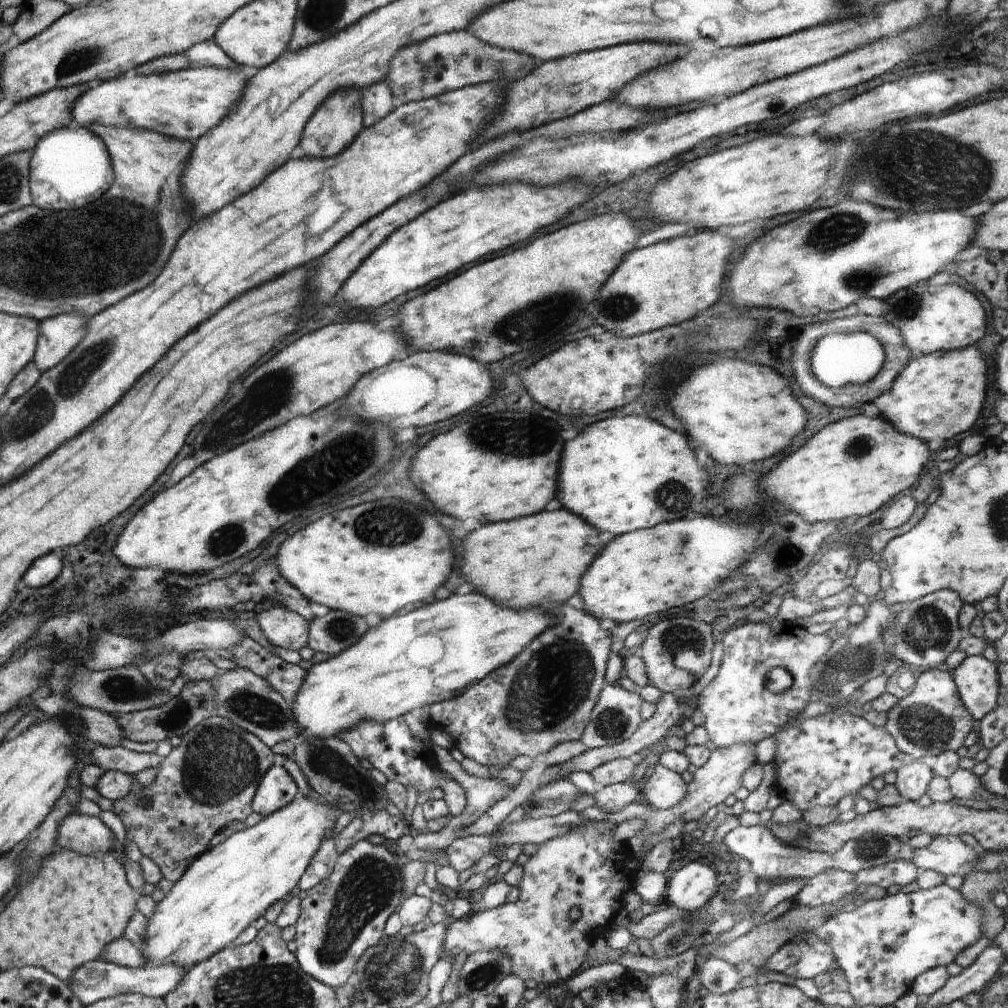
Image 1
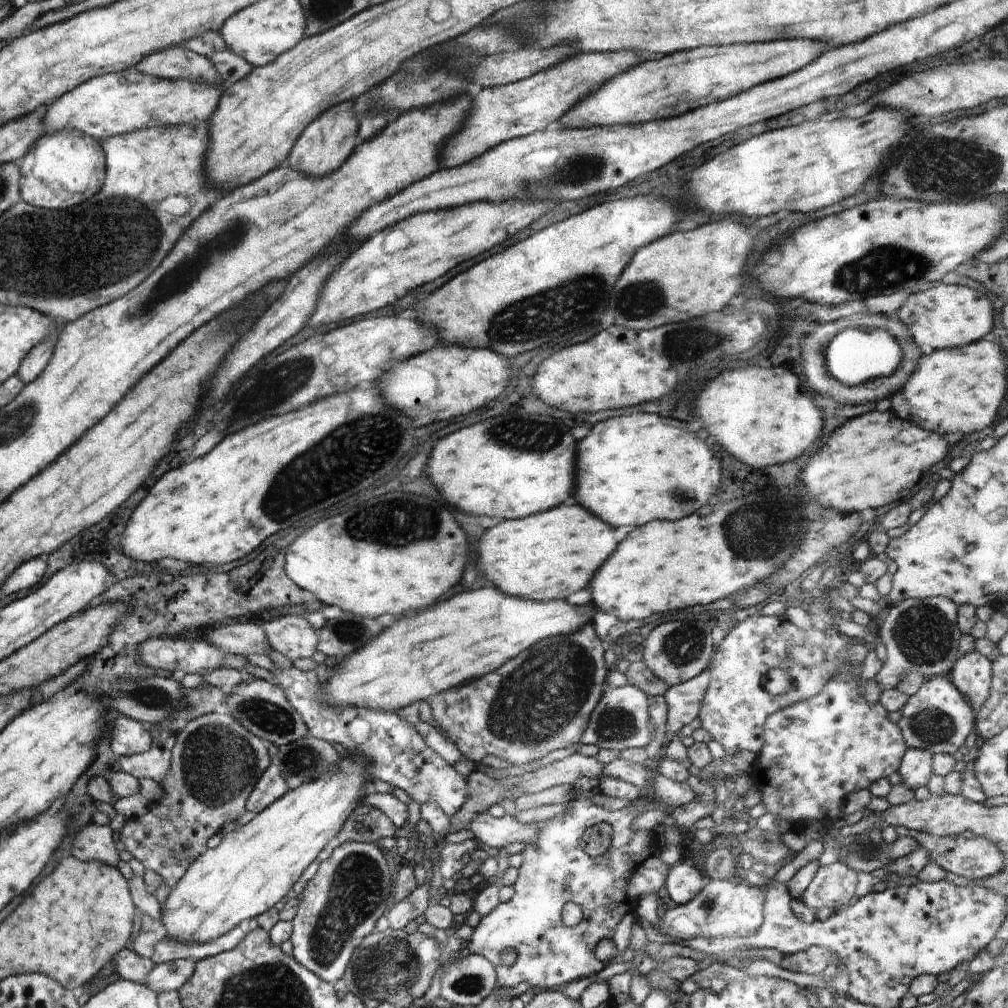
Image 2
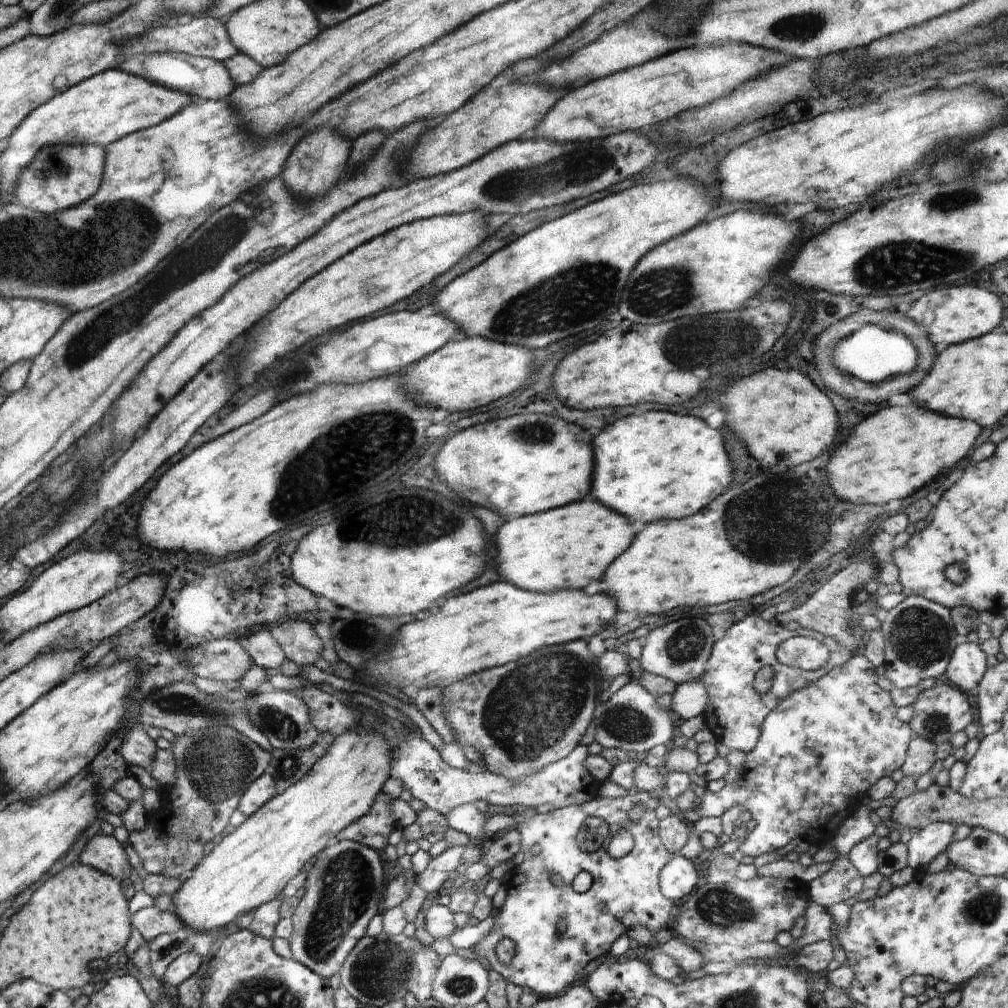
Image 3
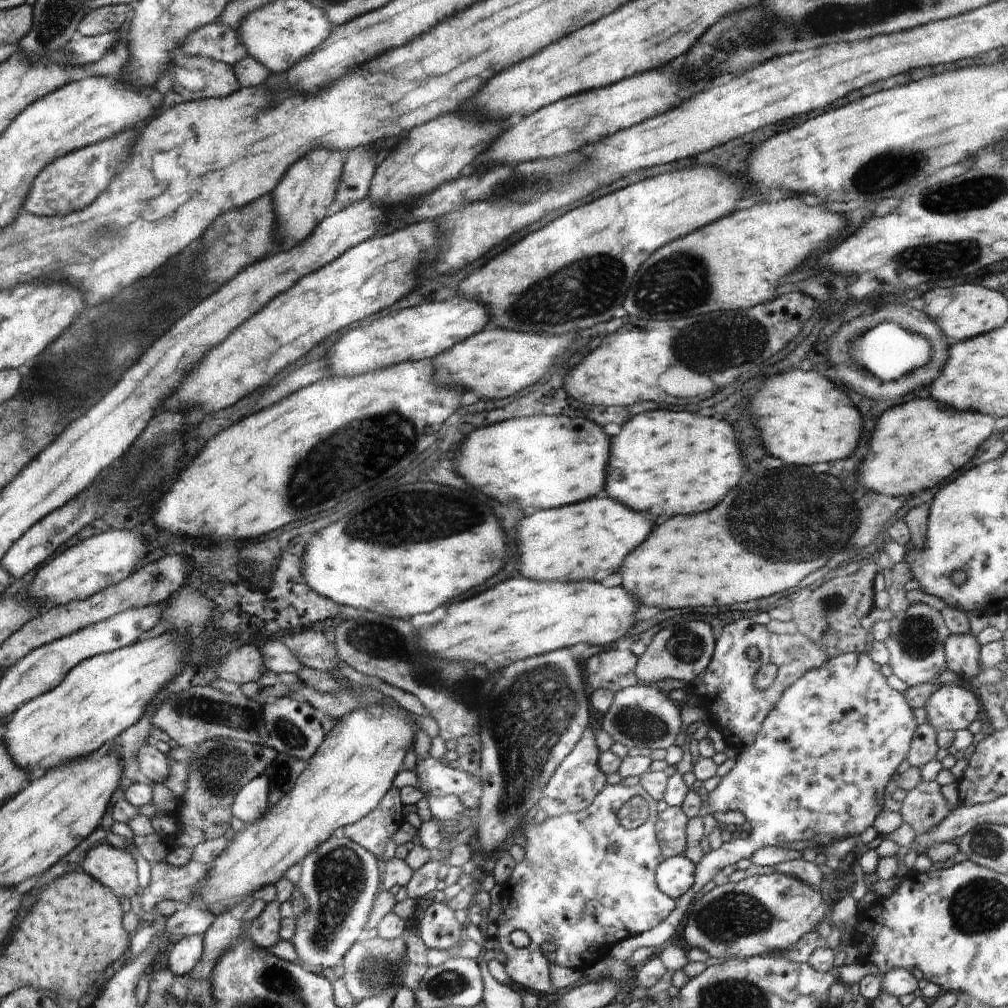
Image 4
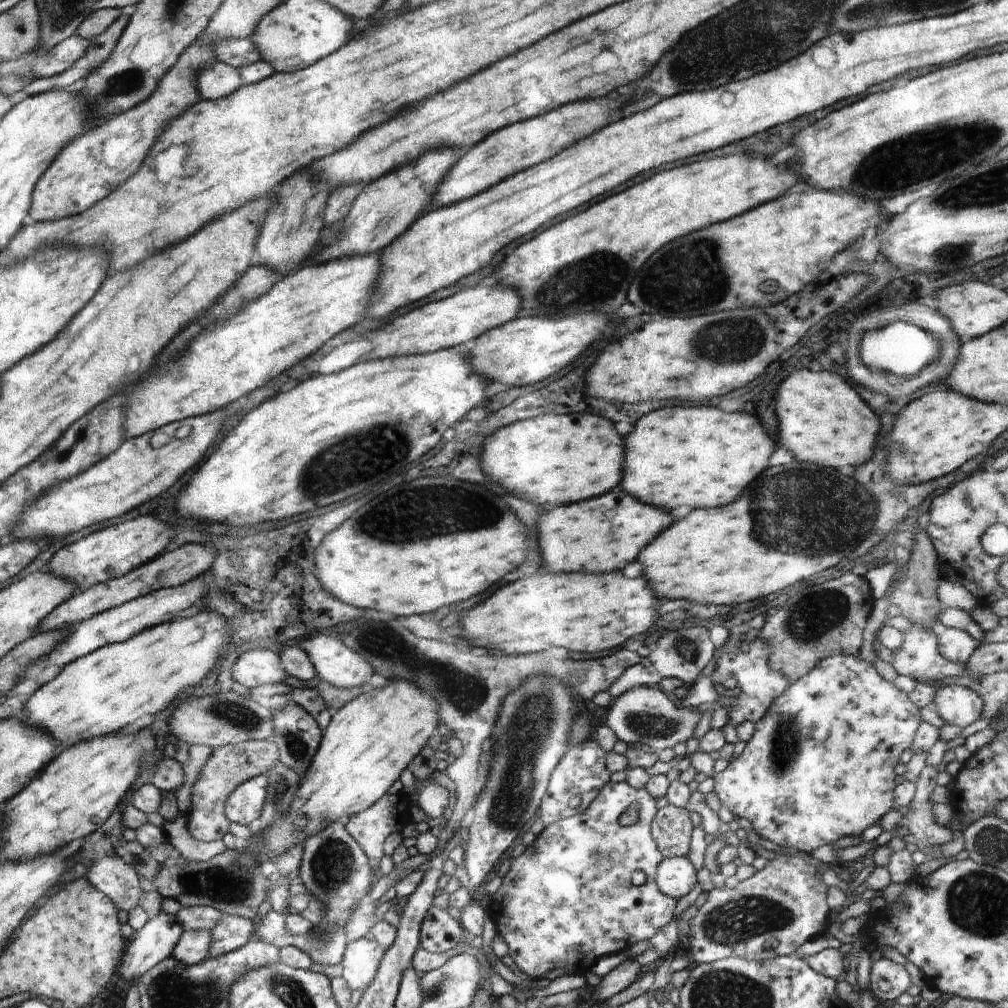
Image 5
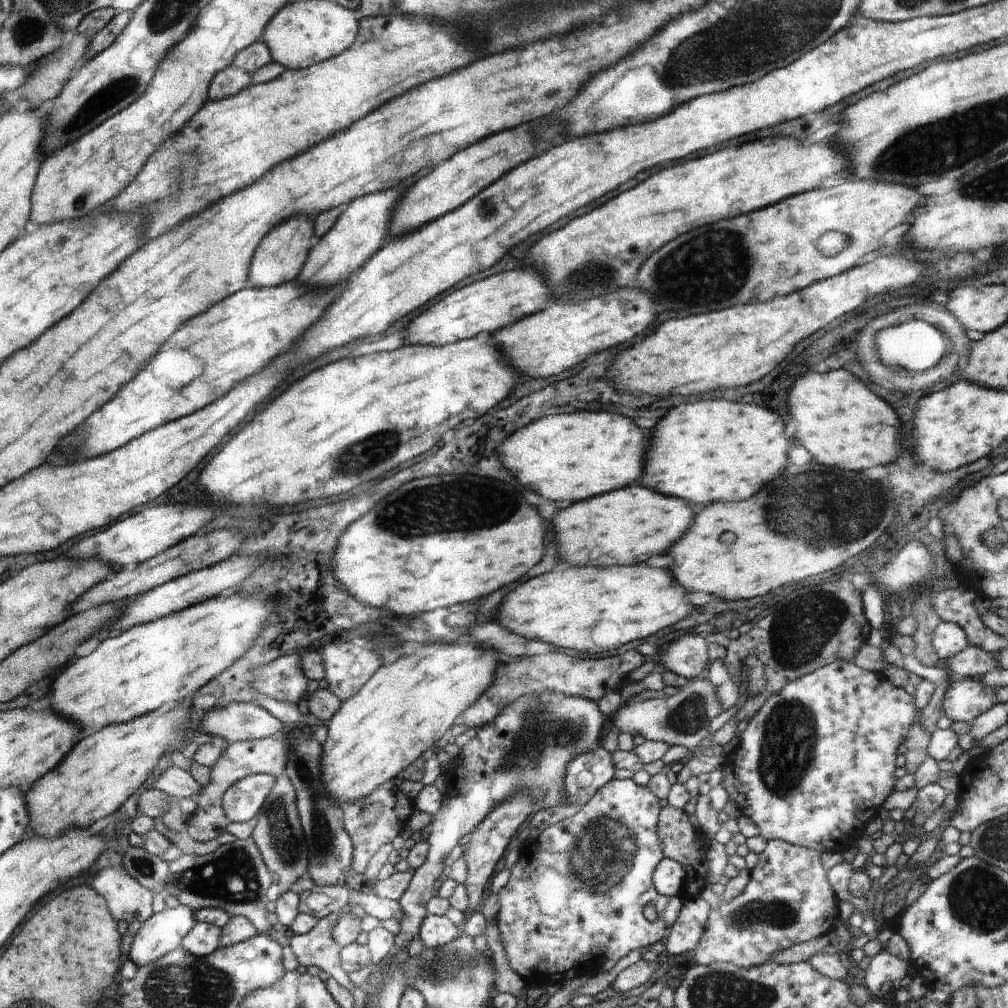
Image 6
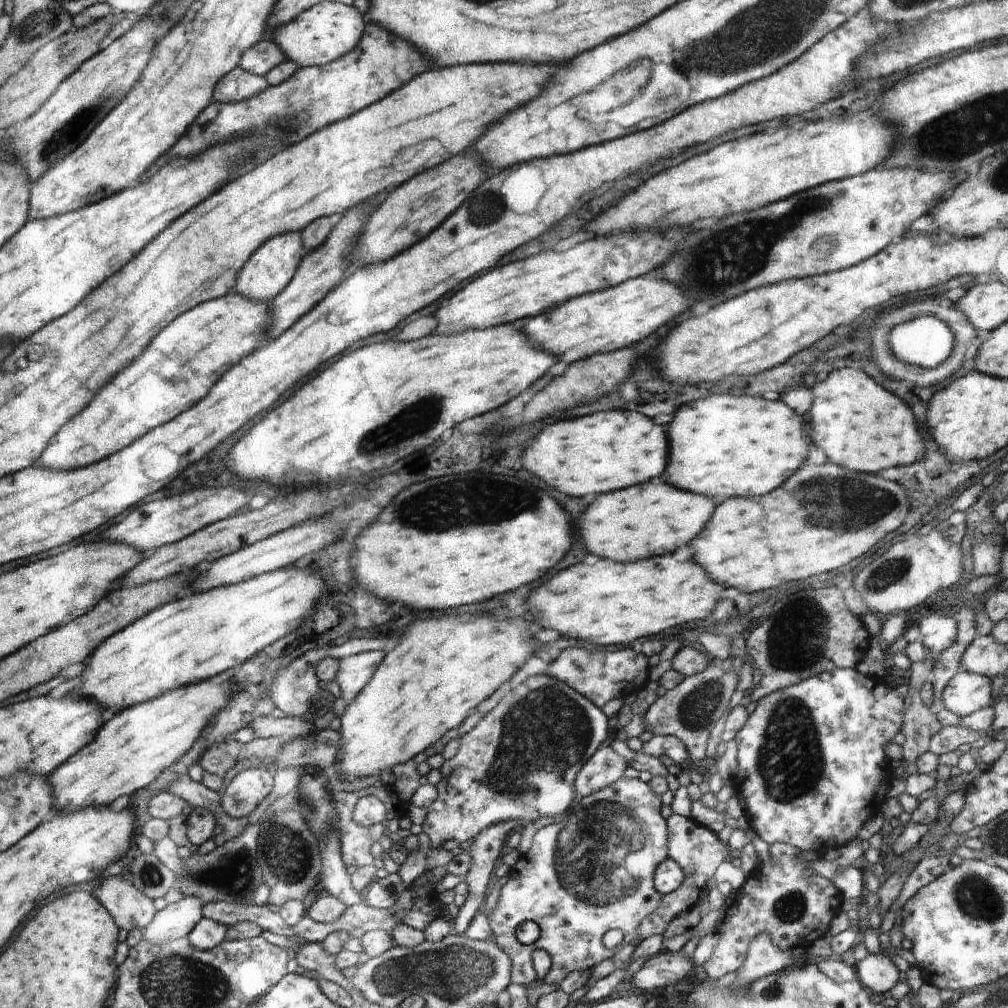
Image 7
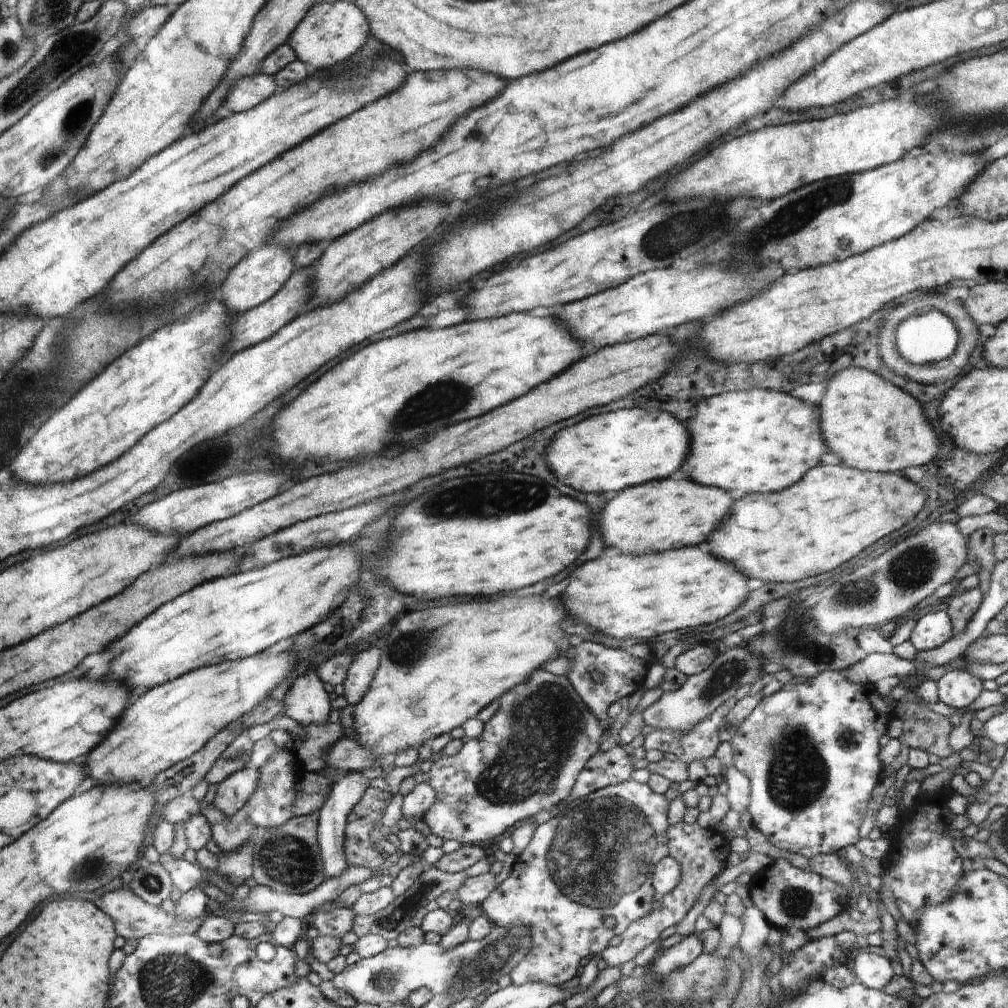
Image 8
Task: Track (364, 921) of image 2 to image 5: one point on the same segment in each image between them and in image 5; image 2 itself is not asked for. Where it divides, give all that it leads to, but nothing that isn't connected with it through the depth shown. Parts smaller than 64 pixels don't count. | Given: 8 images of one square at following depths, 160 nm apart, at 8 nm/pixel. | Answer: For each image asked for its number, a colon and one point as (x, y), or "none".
3: (344, 889)
4: (339, 880)
5: (334, 868)

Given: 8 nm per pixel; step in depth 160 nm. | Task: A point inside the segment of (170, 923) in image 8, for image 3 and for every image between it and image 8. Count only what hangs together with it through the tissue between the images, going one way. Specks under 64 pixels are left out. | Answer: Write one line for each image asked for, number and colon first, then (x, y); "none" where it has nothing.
3: (103, 852)
4: (115, 868)
5: (110, 874)
6: (130, 901)
7: (131, 909)

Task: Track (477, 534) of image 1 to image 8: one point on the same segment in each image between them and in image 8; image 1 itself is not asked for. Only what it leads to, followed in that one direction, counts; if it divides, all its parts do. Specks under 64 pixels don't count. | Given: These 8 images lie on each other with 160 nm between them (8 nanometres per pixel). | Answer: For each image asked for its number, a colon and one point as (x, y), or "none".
2: (547, 556)
3: (565, 548)
4: (587, 541)
5: (602, 534)
6: (632, 524)
7: (651, 519)
8: (690, 508)

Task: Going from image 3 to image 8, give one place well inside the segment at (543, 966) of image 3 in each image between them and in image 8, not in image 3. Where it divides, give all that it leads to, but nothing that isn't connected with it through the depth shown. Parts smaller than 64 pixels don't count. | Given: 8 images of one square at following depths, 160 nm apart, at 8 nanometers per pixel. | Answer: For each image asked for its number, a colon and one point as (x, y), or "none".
4: (586, 883)
5: (568, 900)
6: (574, 903)
7: (592, 871)
8: (598, 851)

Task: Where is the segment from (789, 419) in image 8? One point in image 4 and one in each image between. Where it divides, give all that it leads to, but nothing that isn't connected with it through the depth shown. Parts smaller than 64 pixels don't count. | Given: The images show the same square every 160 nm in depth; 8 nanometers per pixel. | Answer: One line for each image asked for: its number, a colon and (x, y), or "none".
4: (664, 462)
5: (701, 457)
6: (739, 447)
7: (726, 445)

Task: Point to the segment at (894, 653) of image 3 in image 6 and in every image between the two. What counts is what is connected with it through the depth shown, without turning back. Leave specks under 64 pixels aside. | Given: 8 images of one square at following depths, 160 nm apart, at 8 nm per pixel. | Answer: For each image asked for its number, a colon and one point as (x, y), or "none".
4: (918, 634)
5: (918, 656)
6: (973, 661)

